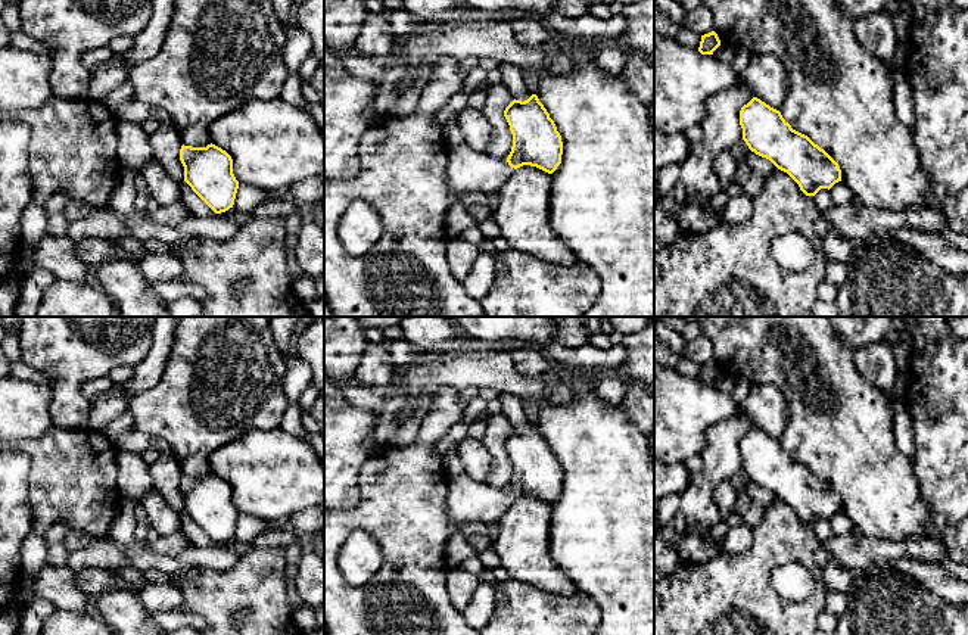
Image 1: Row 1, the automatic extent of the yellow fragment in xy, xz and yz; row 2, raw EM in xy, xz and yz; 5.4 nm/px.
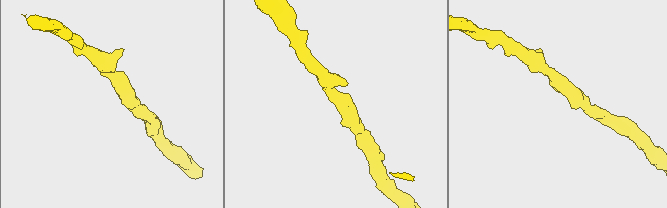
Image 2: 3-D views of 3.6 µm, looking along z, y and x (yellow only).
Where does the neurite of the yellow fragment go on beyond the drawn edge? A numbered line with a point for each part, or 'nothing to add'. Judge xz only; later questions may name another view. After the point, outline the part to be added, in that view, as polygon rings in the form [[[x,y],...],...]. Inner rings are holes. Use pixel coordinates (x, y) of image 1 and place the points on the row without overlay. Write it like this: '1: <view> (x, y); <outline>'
1: xz (469, 501); [[[467,473],[448,476],[446,510],[454,535],[466,535],[466,526],[471,523],[498,522],[513,501],[507,489],[491,488]]]

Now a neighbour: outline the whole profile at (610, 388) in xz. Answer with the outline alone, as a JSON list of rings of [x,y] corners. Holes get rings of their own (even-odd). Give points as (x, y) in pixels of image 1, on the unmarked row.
[[[608,373],[595,380],[600,399],[608,405],[620,405],[628,392],[628,382],[619,374]]]

